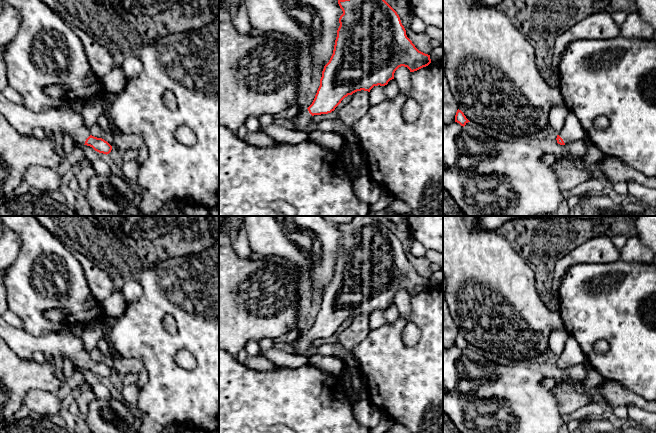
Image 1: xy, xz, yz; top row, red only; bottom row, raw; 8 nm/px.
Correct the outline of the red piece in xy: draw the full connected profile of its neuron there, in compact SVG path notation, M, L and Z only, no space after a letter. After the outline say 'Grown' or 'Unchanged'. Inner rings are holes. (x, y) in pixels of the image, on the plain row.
M0 315L0 336L24 360L33 359L34 352L40 351L46 358L71 359L77 370L87 369L106 379L112 374L112 370L107 365L91 359L90 352L84 348L81 335L73 335L71 332L60 335L53 332L36 337L24 329L12 327Z. Grown

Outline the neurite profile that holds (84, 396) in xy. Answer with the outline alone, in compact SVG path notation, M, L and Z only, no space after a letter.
M84 386L76 392L76 403L80 411L85 415L88 412L89 404L95 399L93 391L88 386Z

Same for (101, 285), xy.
M34 216L47 230L57 236L66 247L75 255L80 262L84 275L87 279L89 289L93 296L102 303L103 300L111 296L118 287L114 284L109 274L100 266L88 259L85 255L74 249L71 243L61 235L55 226L52 216Z

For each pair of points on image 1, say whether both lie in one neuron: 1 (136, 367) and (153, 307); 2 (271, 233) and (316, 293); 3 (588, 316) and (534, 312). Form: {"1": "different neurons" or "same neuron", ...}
{"1": "different neurons", "2": "same neuron", "3": "different neurons"}

